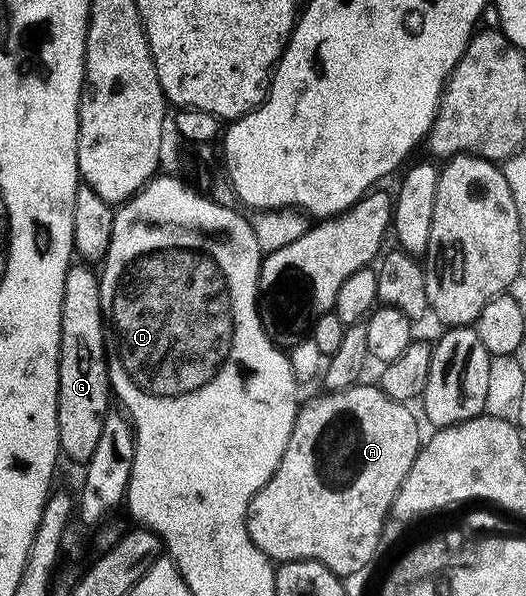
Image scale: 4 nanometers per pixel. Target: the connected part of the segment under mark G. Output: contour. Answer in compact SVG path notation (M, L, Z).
M70 264L63 283L61 312L61 362L57 392L57 430L61 453L84 463L95 455L103 419L111 412L109 368L105 362L107 326L101 310L101 279L88 264Z

